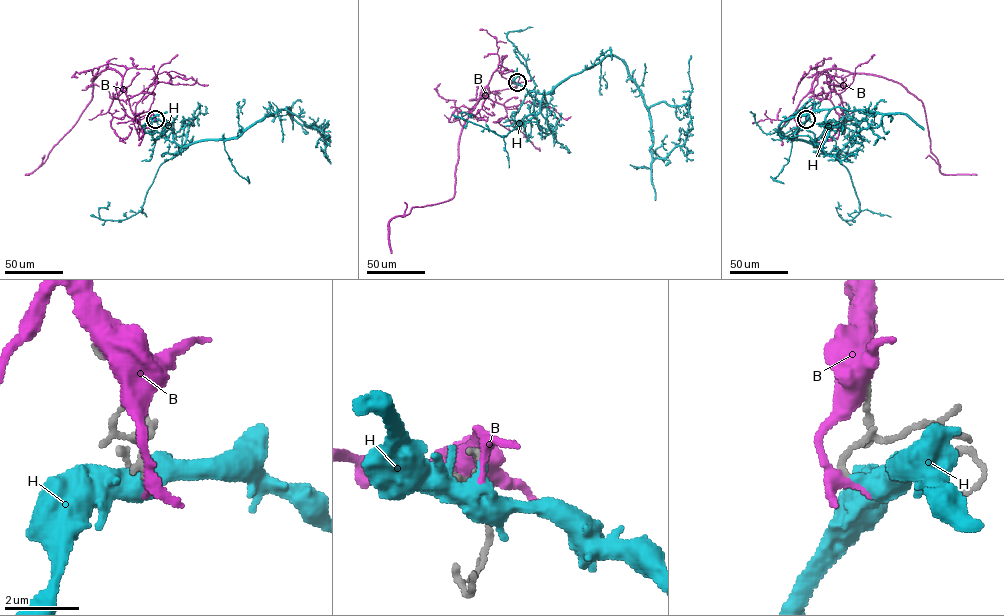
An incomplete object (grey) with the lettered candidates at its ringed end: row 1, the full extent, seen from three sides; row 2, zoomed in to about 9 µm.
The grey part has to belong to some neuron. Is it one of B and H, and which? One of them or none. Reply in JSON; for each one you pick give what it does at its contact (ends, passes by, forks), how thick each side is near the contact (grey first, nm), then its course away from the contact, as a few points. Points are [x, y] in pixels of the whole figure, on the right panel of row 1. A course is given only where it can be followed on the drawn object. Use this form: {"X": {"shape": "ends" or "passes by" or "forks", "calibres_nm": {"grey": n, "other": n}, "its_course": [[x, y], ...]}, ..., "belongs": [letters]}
{"belongs": []}

